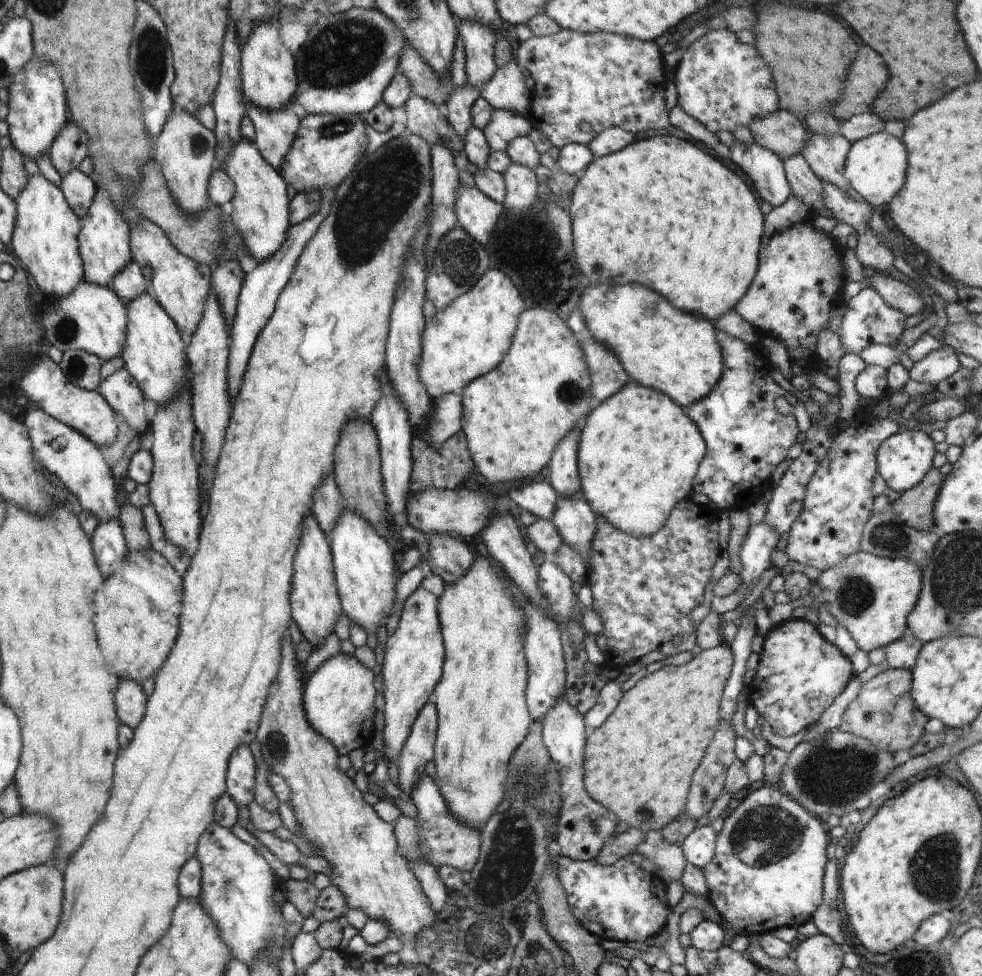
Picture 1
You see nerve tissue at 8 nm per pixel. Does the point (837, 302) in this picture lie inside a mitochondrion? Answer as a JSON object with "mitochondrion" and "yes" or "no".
{"mitochondrion":"no"}

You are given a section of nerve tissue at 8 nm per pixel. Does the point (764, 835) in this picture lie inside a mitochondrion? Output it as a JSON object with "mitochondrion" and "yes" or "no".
{"mitochondrion":"yes"}

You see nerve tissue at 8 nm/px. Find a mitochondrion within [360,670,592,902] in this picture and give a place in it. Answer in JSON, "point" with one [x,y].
{"point":[525,773]}

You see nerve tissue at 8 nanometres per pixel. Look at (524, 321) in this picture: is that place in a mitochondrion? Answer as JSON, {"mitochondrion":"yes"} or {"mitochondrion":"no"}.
{"mitochondrion":"no"}

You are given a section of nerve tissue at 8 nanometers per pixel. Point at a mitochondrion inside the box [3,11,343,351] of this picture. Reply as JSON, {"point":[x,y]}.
{"point":[153,60]}

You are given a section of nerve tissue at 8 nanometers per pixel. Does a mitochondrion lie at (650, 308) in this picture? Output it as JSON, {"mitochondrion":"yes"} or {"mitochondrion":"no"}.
{"mitochondrion":"yes"}

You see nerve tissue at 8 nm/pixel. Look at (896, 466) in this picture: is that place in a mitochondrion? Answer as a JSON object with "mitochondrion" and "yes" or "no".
{"mitochondrion":"no"}

